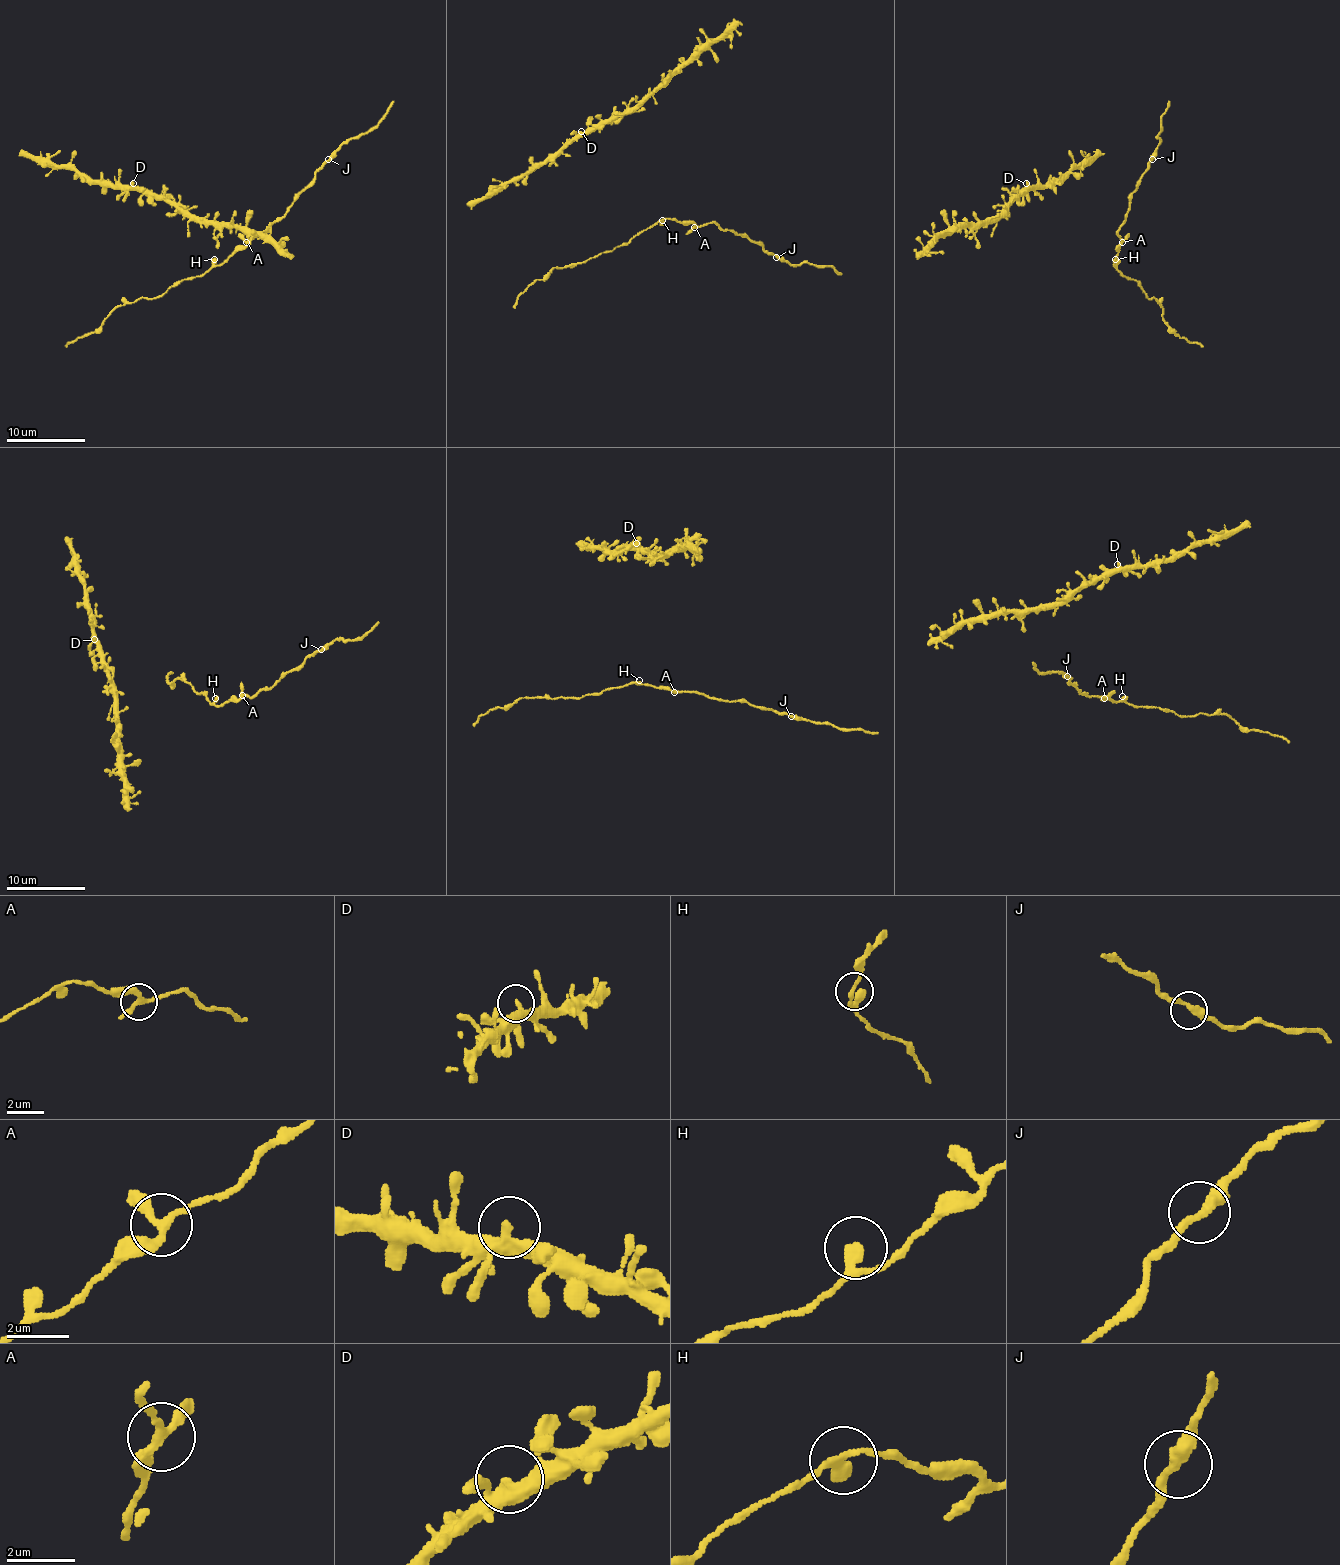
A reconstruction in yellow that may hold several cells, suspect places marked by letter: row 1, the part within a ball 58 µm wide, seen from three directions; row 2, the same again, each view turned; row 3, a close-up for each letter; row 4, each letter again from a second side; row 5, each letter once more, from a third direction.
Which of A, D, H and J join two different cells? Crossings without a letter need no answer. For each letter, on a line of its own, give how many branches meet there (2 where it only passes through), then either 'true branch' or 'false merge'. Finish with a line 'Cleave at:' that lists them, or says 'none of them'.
A: 3 | true branch
D: 3 | true branch
H: 2 | true branch
J: 2 | true branch
Cleave at: none of them

